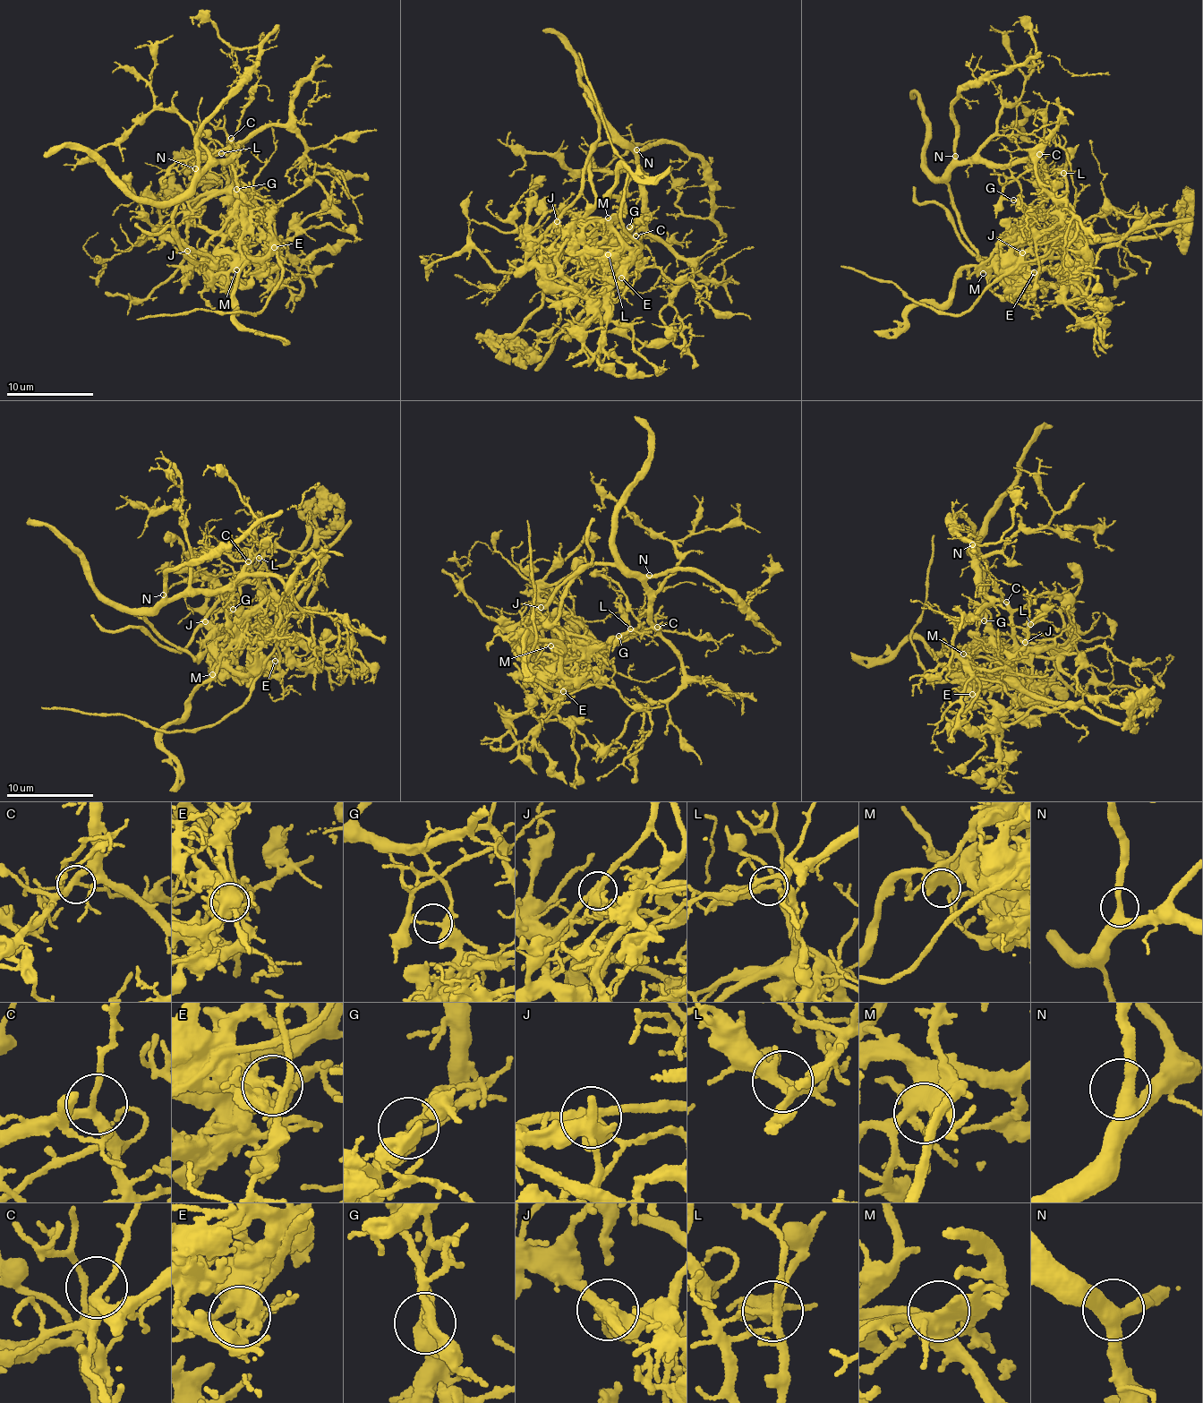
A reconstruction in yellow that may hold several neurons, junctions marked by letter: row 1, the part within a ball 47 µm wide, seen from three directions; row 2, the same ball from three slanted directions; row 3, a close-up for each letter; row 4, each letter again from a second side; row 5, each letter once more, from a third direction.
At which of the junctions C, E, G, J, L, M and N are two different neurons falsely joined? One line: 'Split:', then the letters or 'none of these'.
Split: E, G, J

